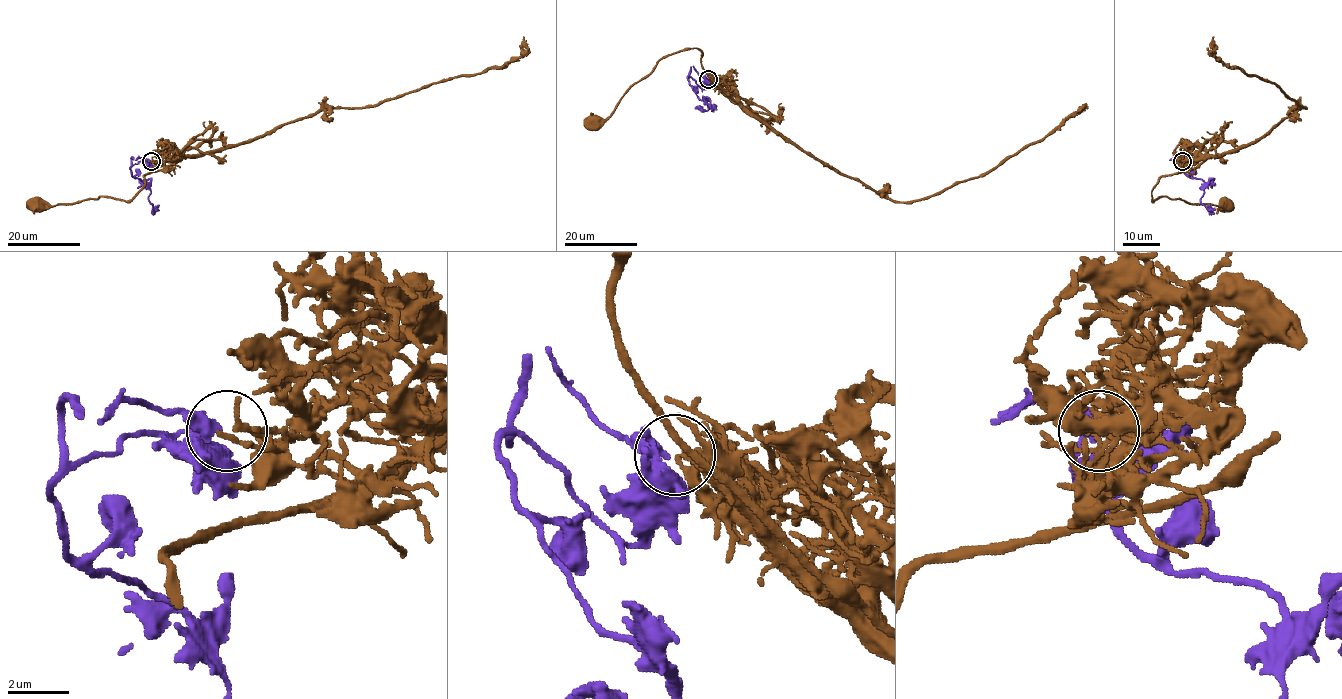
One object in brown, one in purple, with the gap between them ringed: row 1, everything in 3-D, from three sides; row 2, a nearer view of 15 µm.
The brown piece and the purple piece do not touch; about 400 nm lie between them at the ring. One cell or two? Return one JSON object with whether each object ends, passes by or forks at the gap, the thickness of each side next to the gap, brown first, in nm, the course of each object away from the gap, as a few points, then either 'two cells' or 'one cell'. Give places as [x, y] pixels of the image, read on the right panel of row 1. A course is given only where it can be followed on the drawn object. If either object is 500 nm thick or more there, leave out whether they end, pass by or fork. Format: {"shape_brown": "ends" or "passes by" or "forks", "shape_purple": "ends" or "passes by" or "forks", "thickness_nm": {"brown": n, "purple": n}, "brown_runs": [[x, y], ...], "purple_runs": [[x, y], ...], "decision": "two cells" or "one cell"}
{"shape_brown": "ends", "shape_purple": "passes by", "thickness_nm": {"brown": 200, "purple": 280}, "brown_runs": [[1182, 161], [1187, 167], [1198, 164], [1163, 176], [1152, 198], [1177, 198], [1222, 208], [1225, 204]], "purple_runs": [[1182, 161], [1177, 157], [1170, 159], [1178, 157], [1182, 169], [1204, 182], [1200, 201], [1214, 214]], "decision": "two cells"}

